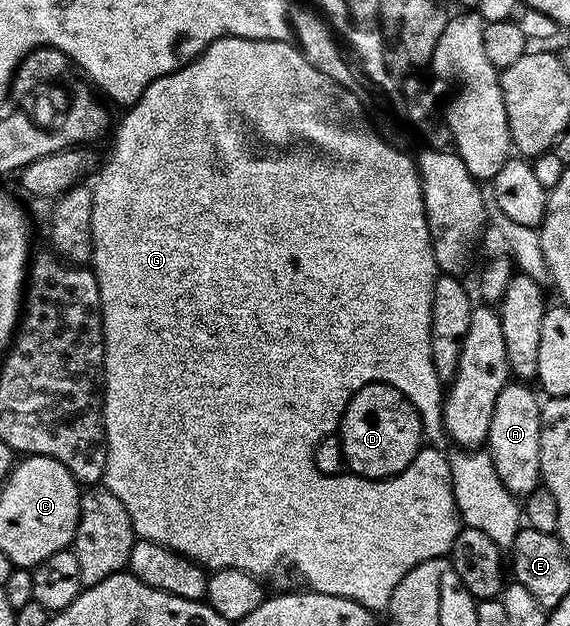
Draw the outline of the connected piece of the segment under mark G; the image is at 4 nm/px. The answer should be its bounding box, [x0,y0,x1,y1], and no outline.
[91,36,522,610]

